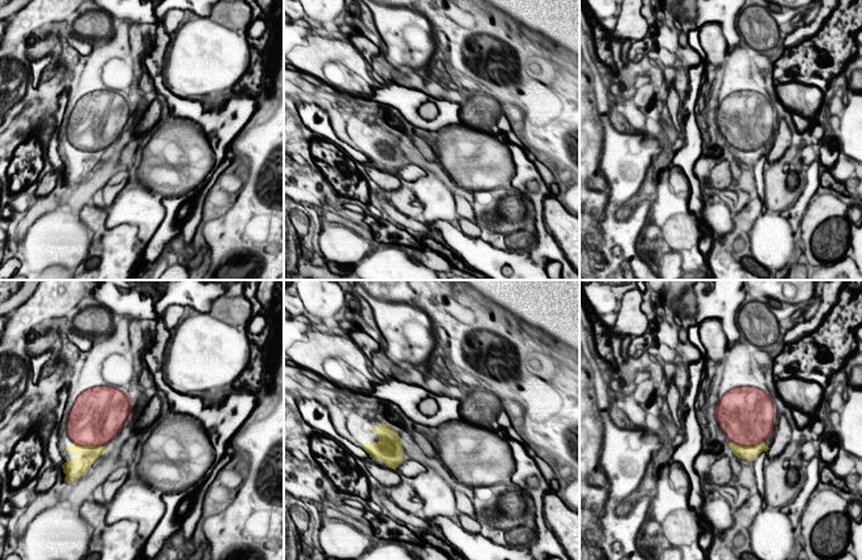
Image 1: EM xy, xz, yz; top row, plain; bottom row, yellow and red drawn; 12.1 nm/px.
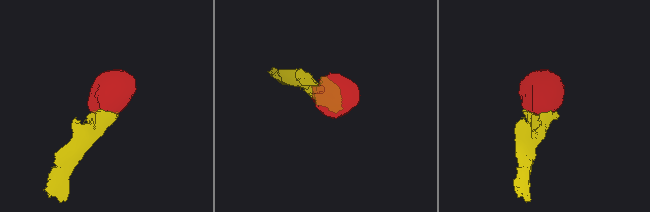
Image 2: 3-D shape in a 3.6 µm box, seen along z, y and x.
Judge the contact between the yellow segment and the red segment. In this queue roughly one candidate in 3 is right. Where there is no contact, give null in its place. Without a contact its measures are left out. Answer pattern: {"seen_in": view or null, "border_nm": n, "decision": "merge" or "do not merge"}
{"seen_in": "xy", "border_nm": 300, "decision": "merge"}

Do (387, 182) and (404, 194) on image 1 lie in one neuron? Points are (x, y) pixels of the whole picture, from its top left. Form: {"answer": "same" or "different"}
{"answer": "different"}

